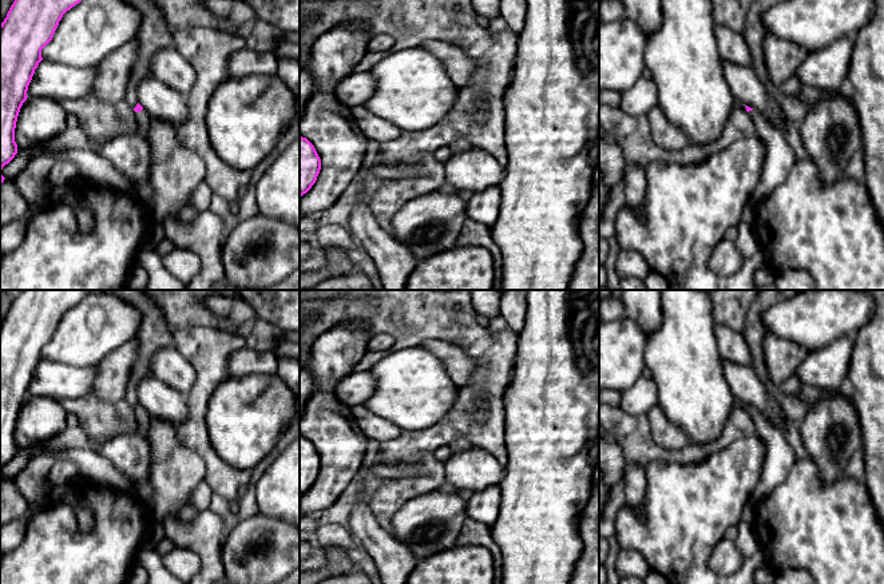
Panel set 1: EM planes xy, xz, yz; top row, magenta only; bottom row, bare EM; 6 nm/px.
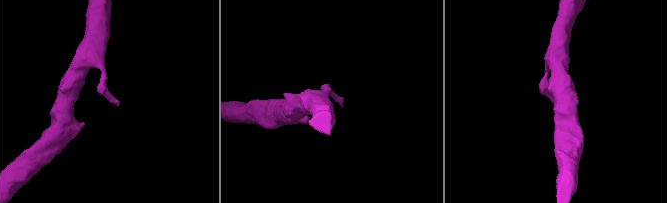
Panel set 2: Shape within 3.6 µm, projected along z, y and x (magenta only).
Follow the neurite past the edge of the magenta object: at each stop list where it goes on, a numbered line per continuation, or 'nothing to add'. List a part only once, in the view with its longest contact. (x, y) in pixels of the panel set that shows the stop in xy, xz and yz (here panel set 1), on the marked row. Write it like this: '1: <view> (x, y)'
1: xy (142, 118)

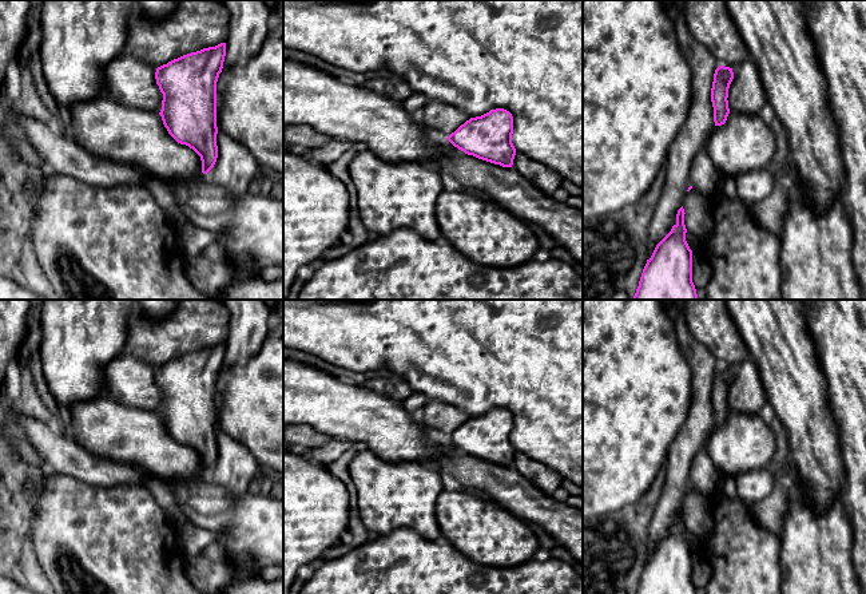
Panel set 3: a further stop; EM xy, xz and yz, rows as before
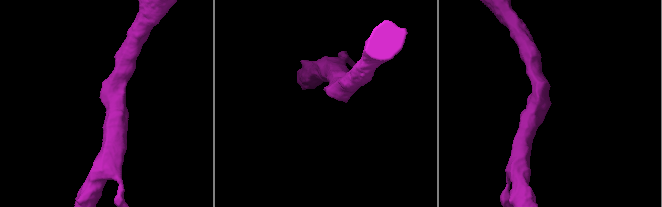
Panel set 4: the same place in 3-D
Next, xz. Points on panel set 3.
nothing to add

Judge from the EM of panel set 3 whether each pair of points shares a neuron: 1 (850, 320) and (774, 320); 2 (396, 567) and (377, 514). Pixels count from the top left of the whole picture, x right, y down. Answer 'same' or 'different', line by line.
1: different
2: different

